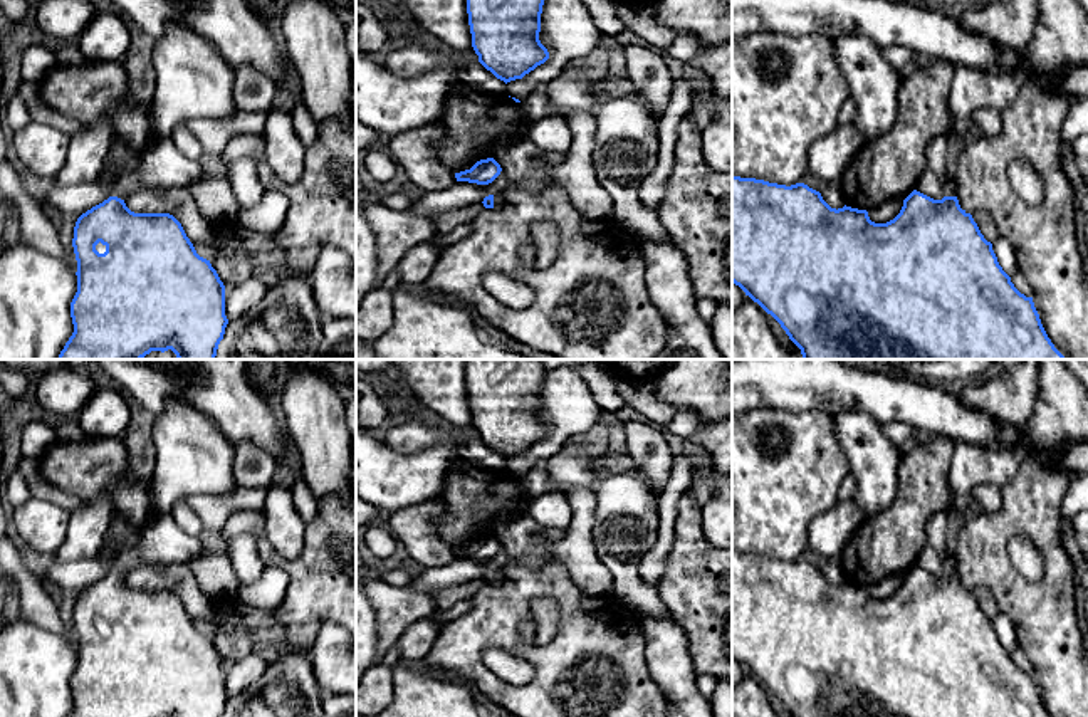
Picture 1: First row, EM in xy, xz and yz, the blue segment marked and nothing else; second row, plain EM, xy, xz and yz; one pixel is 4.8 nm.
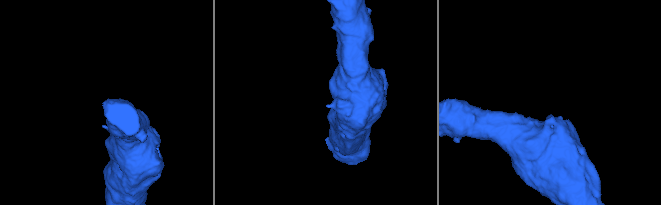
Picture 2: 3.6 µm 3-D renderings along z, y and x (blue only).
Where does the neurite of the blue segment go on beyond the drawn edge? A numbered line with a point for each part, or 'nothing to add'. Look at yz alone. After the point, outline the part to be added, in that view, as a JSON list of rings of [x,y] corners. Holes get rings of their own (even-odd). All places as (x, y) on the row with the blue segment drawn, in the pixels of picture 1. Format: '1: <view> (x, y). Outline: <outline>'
1: yz (949, 185). Outline: [[[944,178],[944,196],[957,196],[957,178]]]

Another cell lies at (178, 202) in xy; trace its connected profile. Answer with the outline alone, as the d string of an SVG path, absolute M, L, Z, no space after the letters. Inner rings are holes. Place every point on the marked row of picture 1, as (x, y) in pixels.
M185 186L165 188L160 191L143 190L131 195L124 203L134 213L173 215L181 223L191 243L213 243L217 242L220 232L230 227L217 225L215 222L205 218Z

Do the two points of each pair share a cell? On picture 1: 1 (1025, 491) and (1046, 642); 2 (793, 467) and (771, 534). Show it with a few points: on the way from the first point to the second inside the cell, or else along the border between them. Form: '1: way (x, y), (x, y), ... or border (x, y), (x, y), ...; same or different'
1: way (1043, 528), (1053, 551), (1053, 598), (1048, 605); same
2: way (776, 484), (771, 489), (771, 518); same

